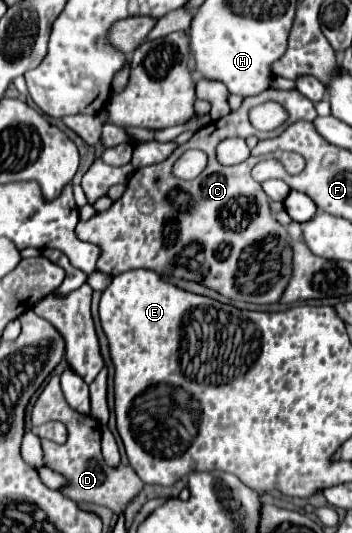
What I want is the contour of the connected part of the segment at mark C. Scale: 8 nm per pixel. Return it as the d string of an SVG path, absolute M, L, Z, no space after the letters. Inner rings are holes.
M267 88L263 94L245 98L237 112L231 112L225 118L219 118L217 122L211 122L211 124L203 126L201 130L197 130L191 136L189 142L179 146L179 154L171 154L167 160L163 160L159 164L145 166L145 168L137 170L129 178L125 194L119 200L115 200L107 212L97 212L93 218L81 220L75 228L75 234L77 234L79 240L95 242L101 248L101 256L97 260L95 270L103 272L103 274L109 274L109 276L117 276L117 274L127 272L127 270L149 268L149 270L155 270L163 276L175 276L175 278L201 282L207 288L217 290L219 294L223 294L227 298L233 298L233 300L253 302L253 304L279 302L281 296L283 296L281 292L287 288L287 282L291 280L291 258L293 258L293 254L291 254L291 244L287 240L289 238L287 230L275 220L275 216L269 208L269 198L267 198L267 194L263 194L261 184L251 178L251 168L263 158L247 158L243 164L223 166L223 164L219 164L219 160L215 156L215 146L225 138L233 138L233 136L247 138L251 134L267 136L267 134L255 130L249 124L249 118L247 118L249 108L253 108L255 104L267 102L267 100L275 100L283 108L287 108L289 118L293 118L293 122L315 120L315 108L313 108L313 102L309 98L303 98L297 90ZM187 148L201 148L209 156L207 168L193 182L183 182L183 180L177 180L175 176L171 176L173 162ZM191 242L197 242L199 250L197 252L183 252L183 248L187 248Z

